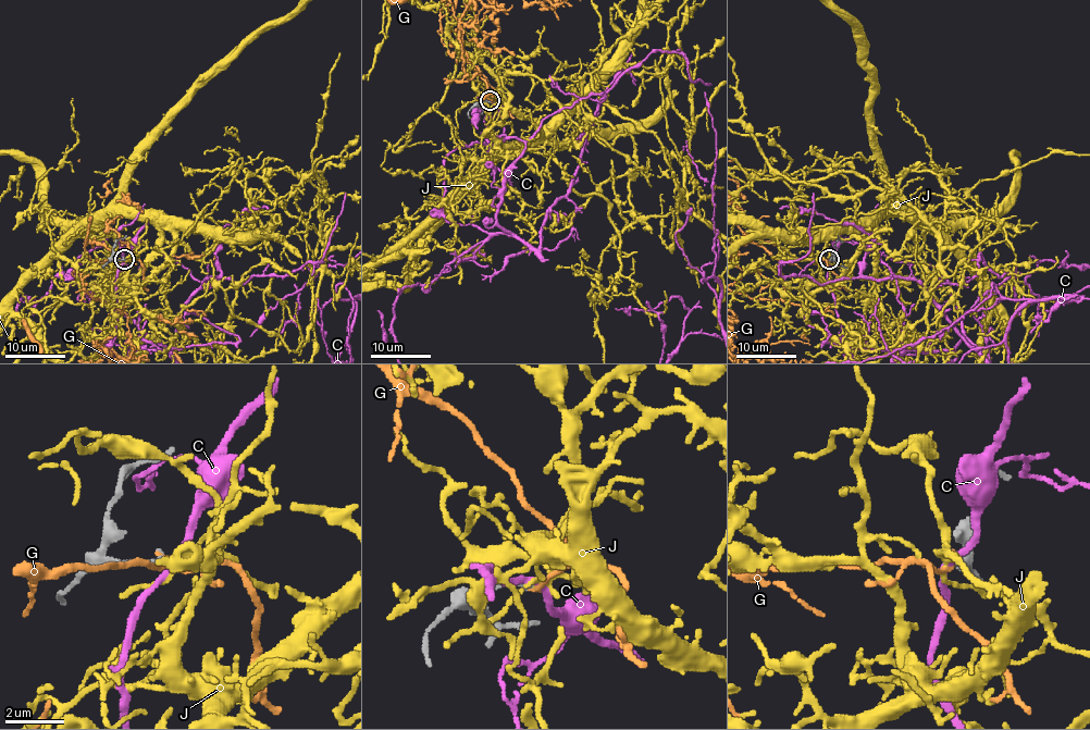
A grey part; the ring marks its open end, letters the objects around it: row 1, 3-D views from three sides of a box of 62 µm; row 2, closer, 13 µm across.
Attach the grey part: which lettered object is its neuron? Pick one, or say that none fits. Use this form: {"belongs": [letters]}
{"belongs": ["J"]}

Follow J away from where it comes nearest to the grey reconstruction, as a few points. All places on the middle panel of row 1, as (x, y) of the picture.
J: (490, 101), (500, 99), (515, 113), (523, 114), (537, 126), (539, 134), (520, 145), (496, 151), (454, 197)

